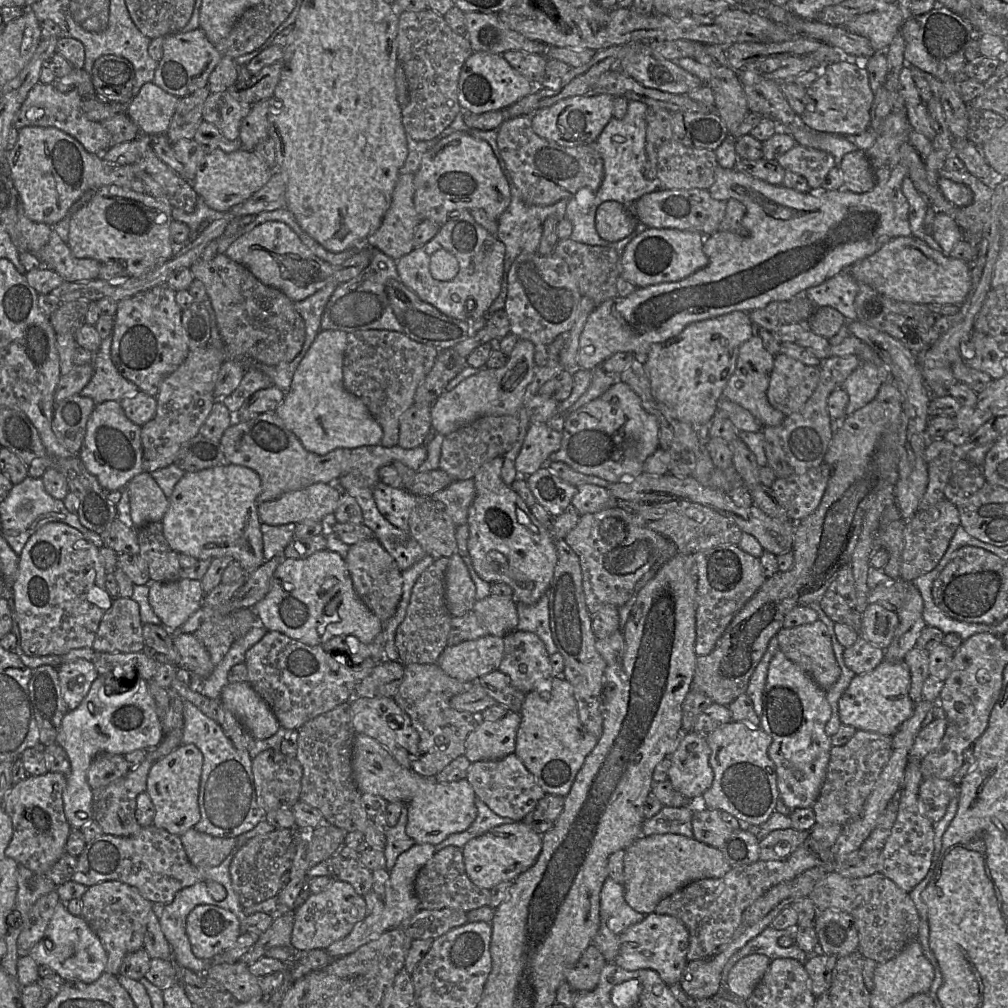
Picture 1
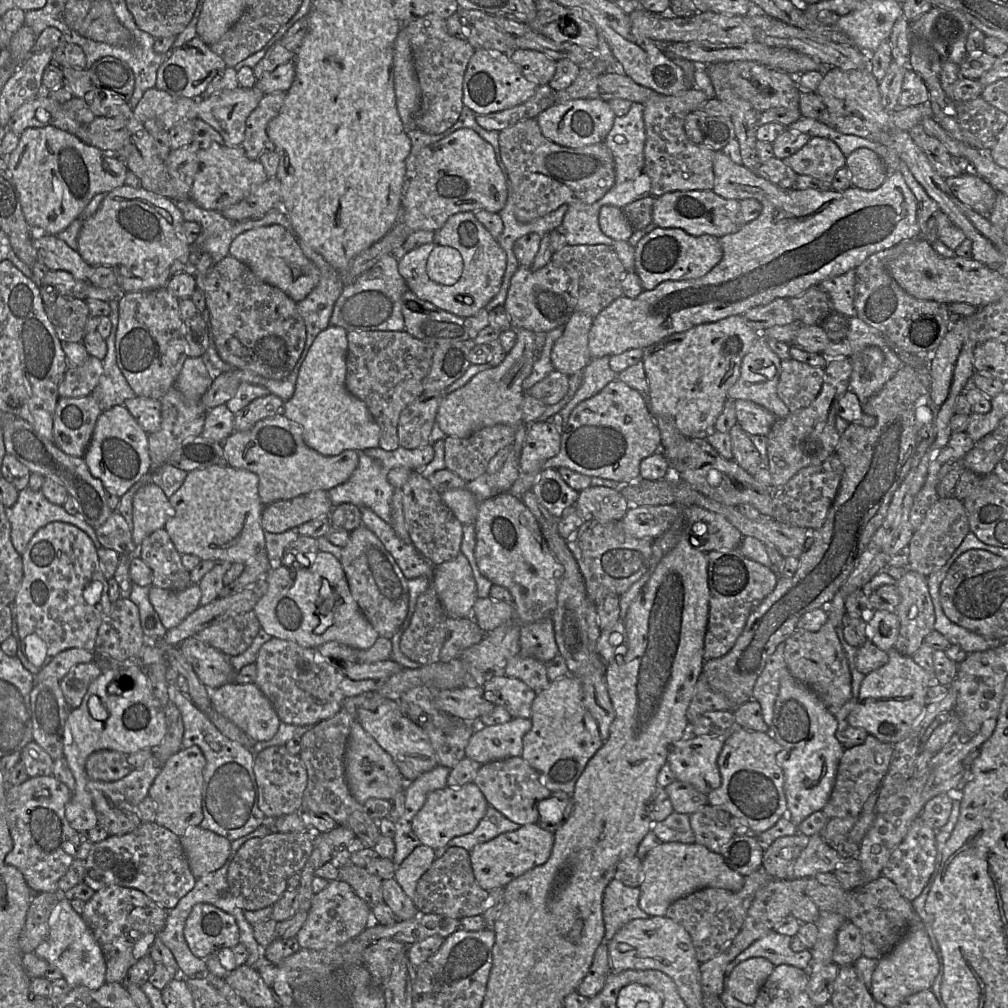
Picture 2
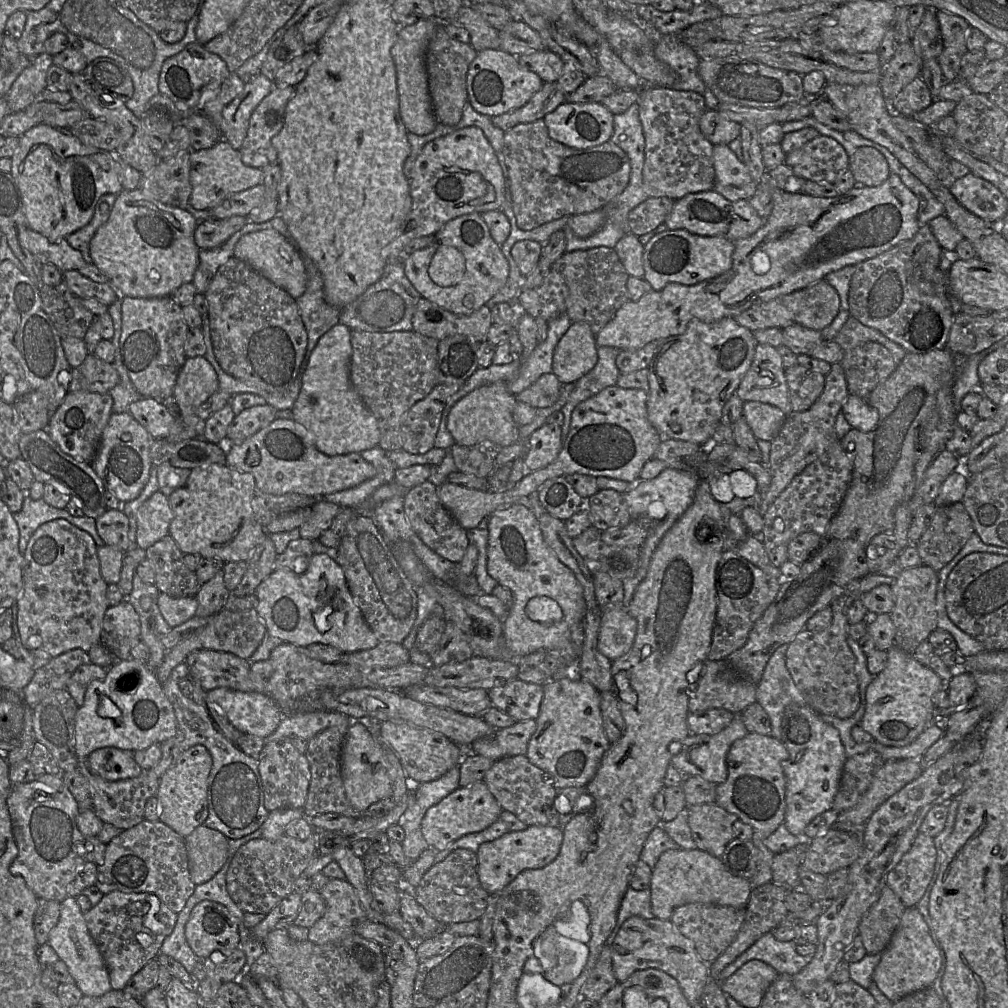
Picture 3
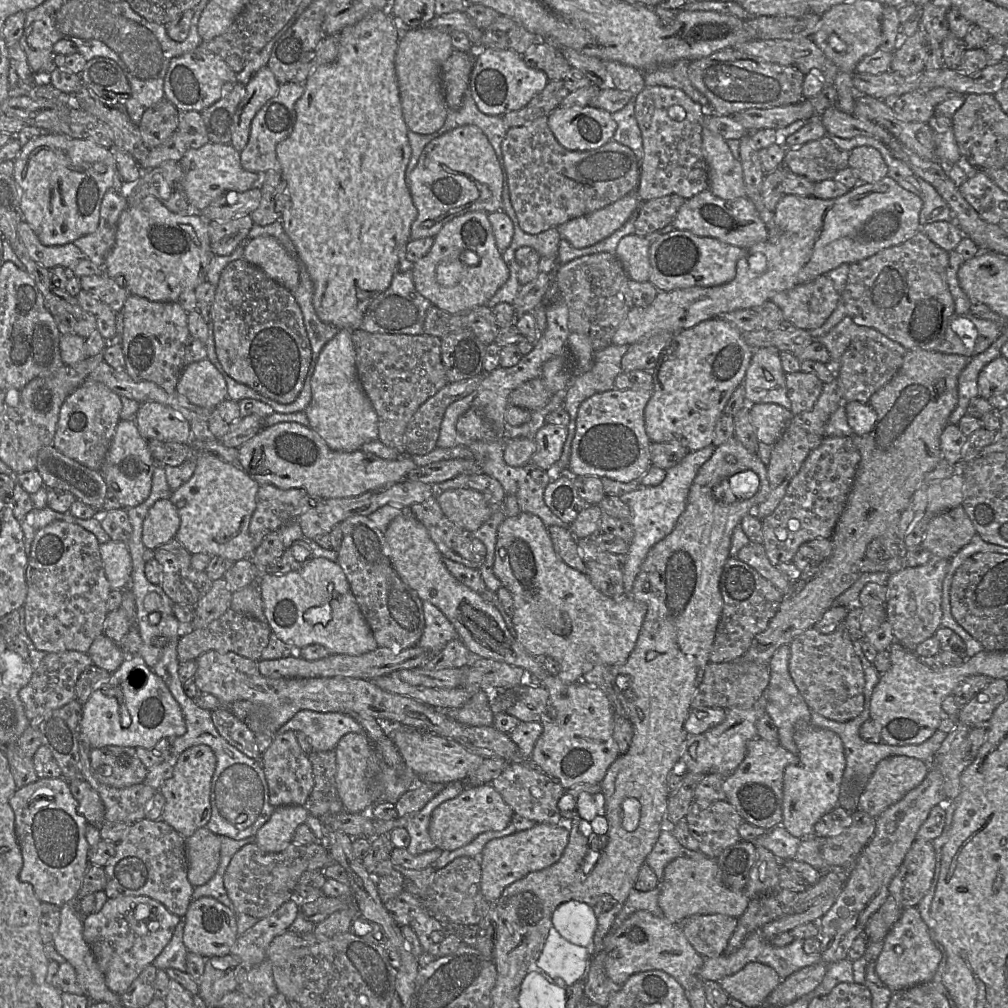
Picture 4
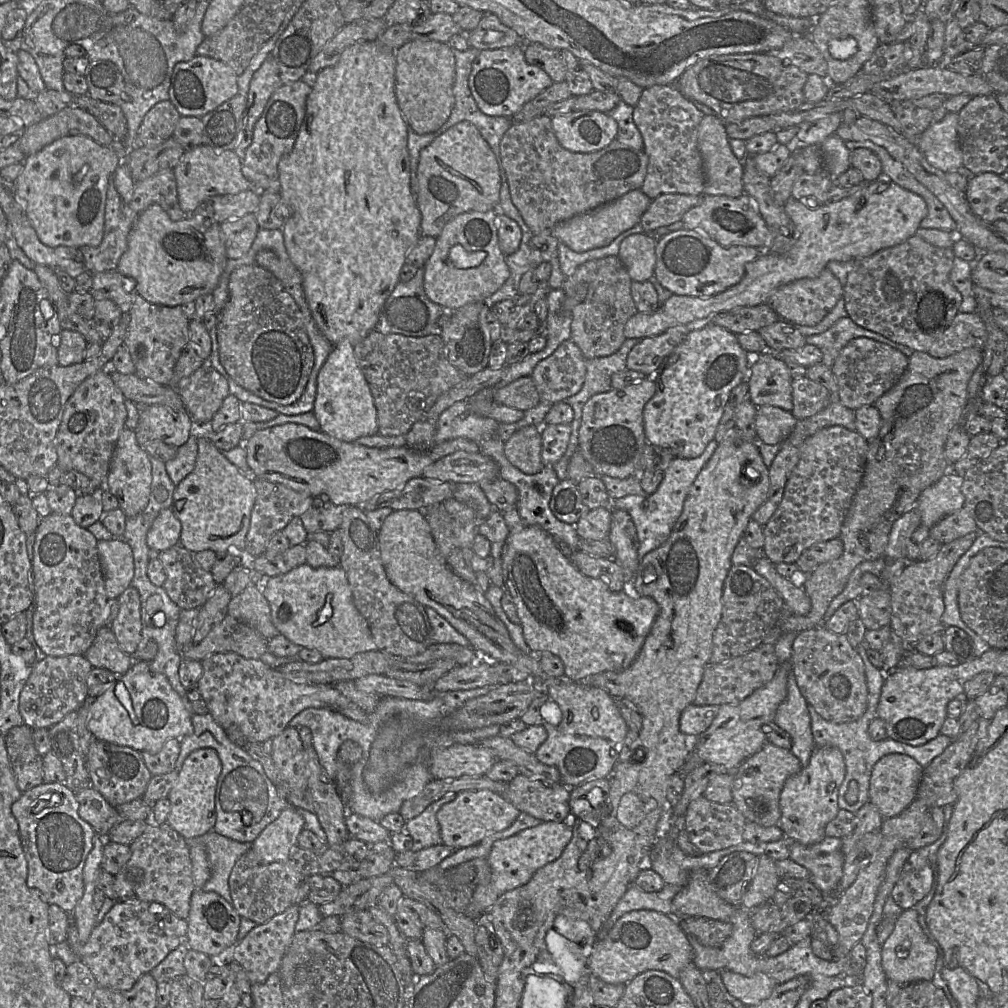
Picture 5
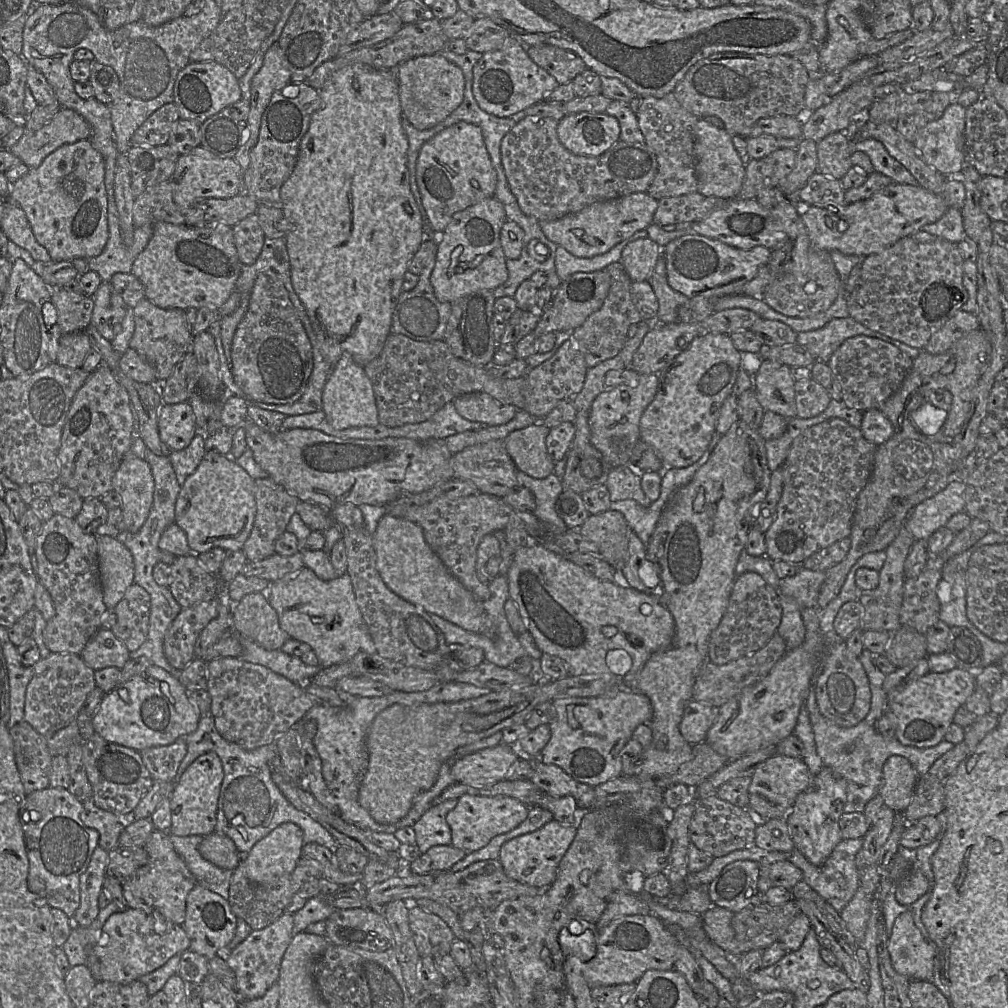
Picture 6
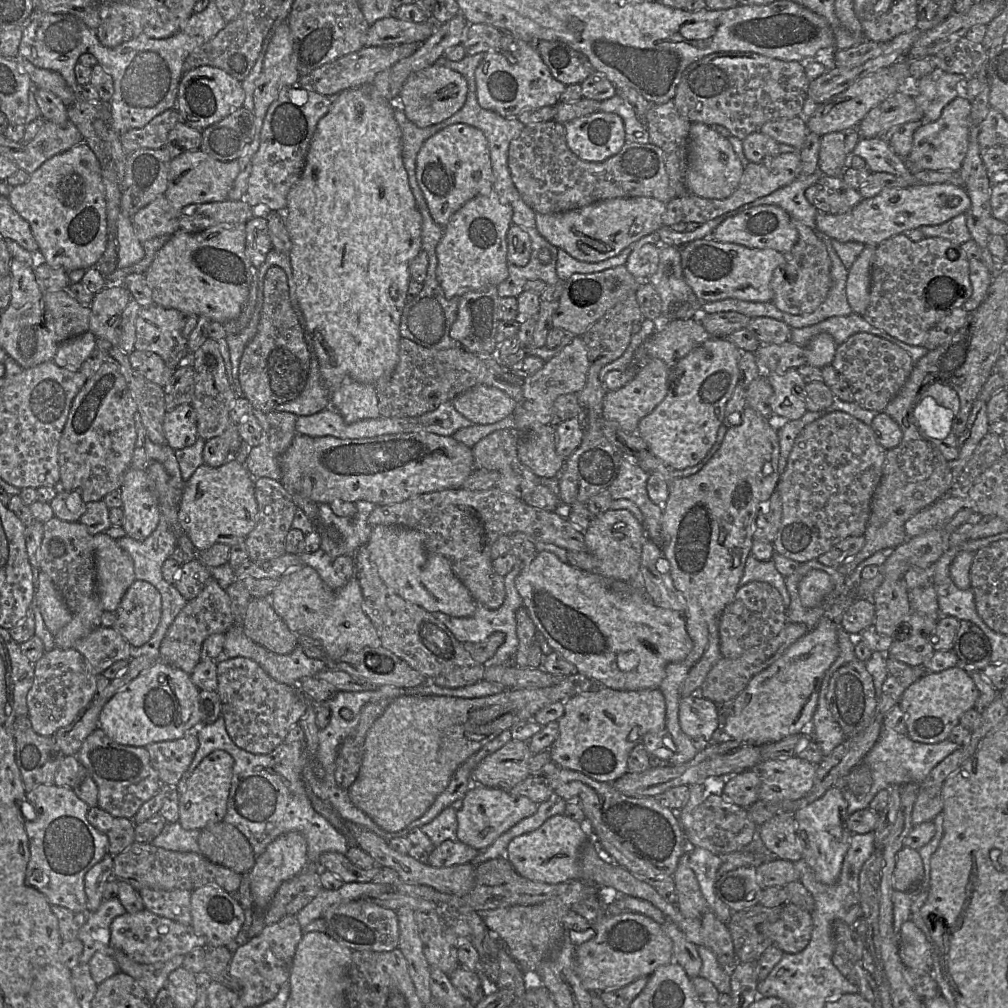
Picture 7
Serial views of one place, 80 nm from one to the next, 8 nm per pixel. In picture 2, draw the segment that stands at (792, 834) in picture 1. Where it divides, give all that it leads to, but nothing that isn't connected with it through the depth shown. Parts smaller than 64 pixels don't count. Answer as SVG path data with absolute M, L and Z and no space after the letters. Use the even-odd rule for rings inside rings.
M799 832L776 839L763 851L762 868L773 879L793 879L794 864L808 842L809 837Z

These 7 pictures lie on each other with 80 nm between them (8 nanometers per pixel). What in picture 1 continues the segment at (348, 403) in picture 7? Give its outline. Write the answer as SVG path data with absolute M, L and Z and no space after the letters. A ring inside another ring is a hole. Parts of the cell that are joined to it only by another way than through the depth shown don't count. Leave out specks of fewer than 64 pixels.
M321 330L304 358L299 363L282 403L275 414L294 433L303 447L311 453L325 455L336 449L354 449L362 446L379 445L383 431L367 406L360 398L346 390L343 384L343 360L347 346L347 333L340 330Z

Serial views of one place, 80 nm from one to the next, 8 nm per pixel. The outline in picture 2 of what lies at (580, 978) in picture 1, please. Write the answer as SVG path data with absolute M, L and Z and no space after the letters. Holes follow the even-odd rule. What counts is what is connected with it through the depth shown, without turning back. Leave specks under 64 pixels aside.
M605 942L595 951L589 972L577 988L577 993L585 998L592 998L604 987L608 975L611 973L608 947Z

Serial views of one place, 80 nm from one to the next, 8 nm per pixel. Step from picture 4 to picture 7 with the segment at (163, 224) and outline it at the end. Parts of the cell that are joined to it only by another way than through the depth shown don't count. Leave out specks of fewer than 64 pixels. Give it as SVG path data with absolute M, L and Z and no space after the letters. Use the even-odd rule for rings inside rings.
M221 223L196 233L178 230L157 252L144 276L152 292L154 304L163 308L175 309L185 316L206 316L212 322L225 324L236 319L248 299L256 269L245 252L245 223Z

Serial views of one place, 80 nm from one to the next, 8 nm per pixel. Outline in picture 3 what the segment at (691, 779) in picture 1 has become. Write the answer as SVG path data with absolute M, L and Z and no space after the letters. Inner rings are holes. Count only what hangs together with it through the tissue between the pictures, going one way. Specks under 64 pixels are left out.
M735 714L730 724L717 734L689 735L682 741L680 752L672 756L670 765L674 766L684 777L699 776L720 785L727 779L726 757L731 745L748 733L741 714Z

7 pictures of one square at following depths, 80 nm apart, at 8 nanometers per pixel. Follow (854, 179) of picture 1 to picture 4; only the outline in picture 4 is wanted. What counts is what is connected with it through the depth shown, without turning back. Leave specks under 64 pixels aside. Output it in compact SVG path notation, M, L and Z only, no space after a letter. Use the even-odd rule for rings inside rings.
M870 146L854 148L848 155L851 167L860 183L876 183L888 175L888 167L881 153Z

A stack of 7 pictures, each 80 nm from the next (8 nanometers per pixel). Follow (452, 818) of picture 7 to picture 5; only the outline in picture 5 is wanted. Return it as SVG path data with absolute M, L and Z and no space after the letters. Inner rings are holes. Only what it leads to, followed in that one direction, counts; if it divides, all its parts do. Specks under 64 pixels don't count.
M449 792L443 798L430 804L416 818L406 823L405 831L412 837L411 851L417 852L425 848L443 844L437 812L446 803L452 802L458 793Z

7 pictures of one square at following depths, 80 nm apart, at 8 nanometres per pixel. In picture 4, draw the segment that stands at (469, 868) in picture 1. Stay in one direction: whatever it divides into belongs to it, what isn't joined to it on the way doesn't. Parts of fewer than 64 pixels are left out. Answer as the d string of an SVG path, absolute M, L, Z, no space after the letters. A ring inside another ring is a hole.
M537 823L535 826L529 829L517 831L510 835L492 839L487 842L478 858L481 865L480 887L485 899L490 904L495 903L500 898L505 888L512 883L522 879L531 872L542 870L557 862L563 854L568 840L569 829L563 825Z

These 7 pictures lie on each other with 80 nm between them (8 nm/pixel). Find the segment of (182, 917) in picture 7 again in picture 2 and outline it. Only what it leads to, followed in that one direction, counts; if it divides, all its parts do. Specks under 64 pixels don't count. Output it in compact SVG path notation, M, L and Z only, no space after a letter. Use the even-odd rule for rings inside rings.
M155 822L141 823L132 832L93 843L84 866L83 883L95 892L111 885L140 890L166 911L173 909L197 880L189 868L179 836Z

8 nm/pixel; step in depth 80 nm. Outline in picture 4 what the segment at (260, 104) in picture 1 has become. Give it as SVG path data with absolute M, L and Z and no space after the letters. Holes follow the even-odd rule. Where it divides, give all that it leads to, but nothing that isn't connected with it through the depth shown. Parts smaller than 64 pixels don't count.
M290 82L280 84L276 95L268 100L256 113L251 122L248 143L240 152L240 163L244 170L260 175L268 170L281 173L276 146L279 142L287 139L292 133L296 121L295 103L303 93L304 84L302 83Z

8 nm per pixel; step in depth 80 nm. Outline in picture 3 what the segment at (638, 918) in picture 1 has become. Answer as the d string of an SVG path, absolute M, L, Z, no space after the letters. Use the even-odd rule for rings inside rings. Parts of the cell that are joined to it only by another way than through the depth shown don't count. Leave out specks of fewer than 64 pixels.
M628 888L618 911L616 924L608 936L605 945L610 946L622 924L633 916L640 916L645 919L653 919L651 911L651 893L649 888L641 891Z

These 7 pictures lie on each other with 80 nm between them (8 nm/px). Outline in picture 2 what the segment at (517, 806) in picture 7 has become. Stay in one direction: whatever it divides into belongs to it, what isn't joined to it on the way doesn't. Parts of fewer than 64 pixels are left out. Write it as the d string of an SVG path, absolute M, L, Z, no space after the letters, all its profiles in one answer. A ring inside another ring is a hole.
M467 783L459 787L435 790L412 819L412 830L421 842L433 850L445 846L452 838L472 832L484 817L488 802L477 785Z

